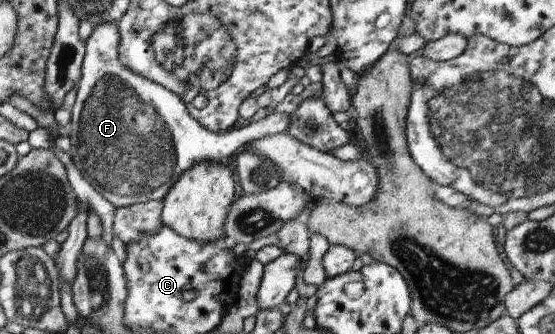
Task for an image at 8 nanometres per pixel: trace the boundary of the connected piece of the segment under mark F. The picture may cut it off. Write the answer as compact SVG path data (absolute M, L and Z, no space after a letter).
M106 22L98 24L93 27L91 35L85 40L85 56L83 59L83 64L81 67L81 78L79 79L76 100L74 106L71 110L71 120L70 120L70 131L72 131L69 136L71 139L71 147L68 151L74 165L80 169L80 173L83 175L86 181L90 182L90 185L104 197L115 205L116 208L121 208L122 206L131 206L132 204L139 204L142 202L147 202L150 200L163 200L168 190L177 183L178 179L182 177L186 171L194 167L199 161L208 160L209 162L222 162L232 160L238 151L242 148L246 148L248 144L254 140L259 140L260 138L266 136L273 136L274 134L283 134L288 131L289 123L291 122L291 114L273 112L269 114L265 119L261 119L258 122L245 124L241 123L238 126L232 127L230 130L226 130L226 133L222 135L217 135L216 132L206 129L205 126L193 118L189 114L189 108L182 101L178 94L173 91L162 87L159 83L148 79L147 77L138 75L134 73L133 70L126 66L120 58L120 45L121 45L121 32L120 26L117 22Z

